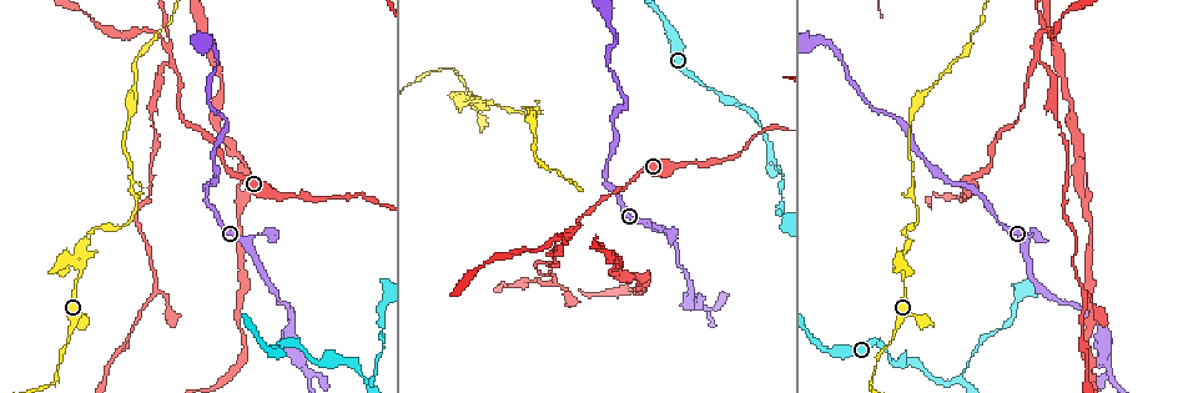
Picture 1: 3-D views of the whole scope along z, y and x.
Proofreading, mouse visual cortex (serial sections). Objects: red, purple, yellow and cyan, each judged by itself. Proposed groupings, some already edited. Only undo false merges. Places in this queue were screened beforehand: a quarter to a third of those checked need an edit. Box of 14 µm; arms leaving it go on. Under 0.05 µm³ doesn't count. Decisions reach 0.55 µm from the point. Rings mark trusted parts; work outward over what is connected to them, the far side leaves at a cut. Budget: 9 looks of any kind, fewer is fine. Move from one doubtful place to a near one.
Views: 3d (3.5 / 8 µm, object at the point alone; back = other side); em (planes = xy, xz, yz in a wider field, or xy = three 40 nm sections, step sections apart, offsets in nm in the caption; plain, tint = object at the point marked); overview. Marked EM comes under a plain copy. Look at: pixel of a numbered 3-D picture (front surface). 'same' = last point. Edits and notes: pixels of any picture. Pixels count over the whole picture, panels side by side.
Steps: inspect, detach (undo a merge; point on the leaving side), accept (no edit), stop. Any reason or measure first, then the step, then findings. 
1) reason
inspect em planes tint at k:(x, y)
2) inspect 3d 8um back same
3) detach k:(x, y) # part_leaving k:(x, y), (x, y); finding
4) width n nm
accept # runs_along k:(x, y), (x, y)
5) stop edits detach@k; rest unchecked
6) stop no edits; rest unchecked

abrupt turn
inspect 3d 3.5um at 1:(960, 377)

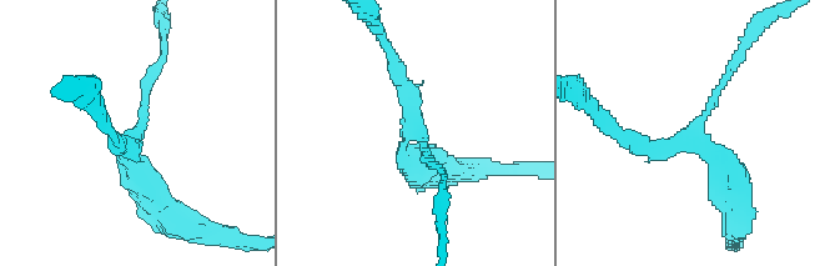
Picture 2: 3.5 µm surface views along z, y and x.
arms 3; arm_widths 100, 200, 300 nm
inspect em xy step 3 tint at 2:(692, 129)

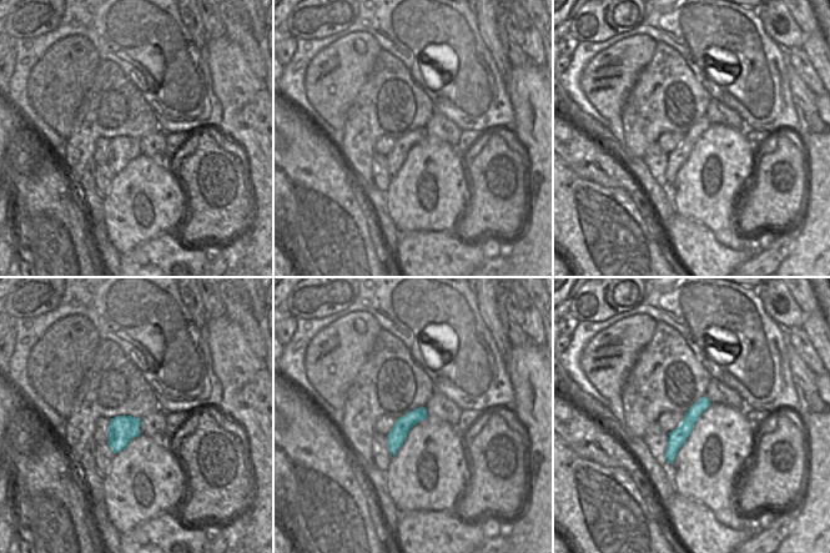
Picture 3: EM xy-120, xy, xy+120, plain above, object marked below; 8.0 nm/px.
accept # runs_along 2:(392, 66), (423, 152), (442, 171); continuous, no second cell

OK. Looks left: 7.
arms part here
inspect 3d 8um at 1:(83, 273)

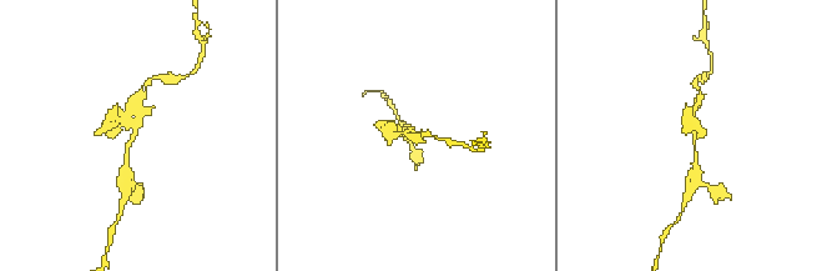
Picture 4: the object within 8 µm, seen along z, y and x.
closer look
inspect 3d 3.5um at 4:(136, 135)

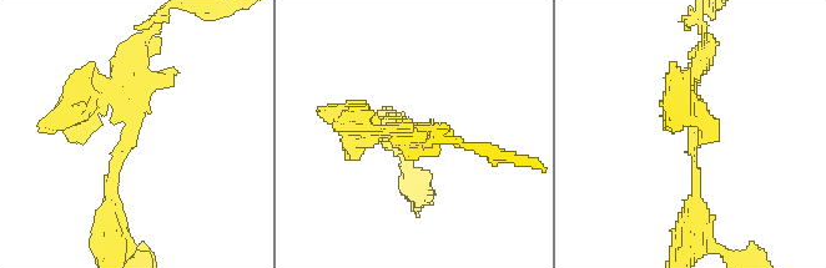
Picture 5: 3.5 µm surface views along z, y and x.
arms 3; arm_widths 150, 150, 200 nm; now the EM
inspect em xy step 5 tint at 5:(691, 128)

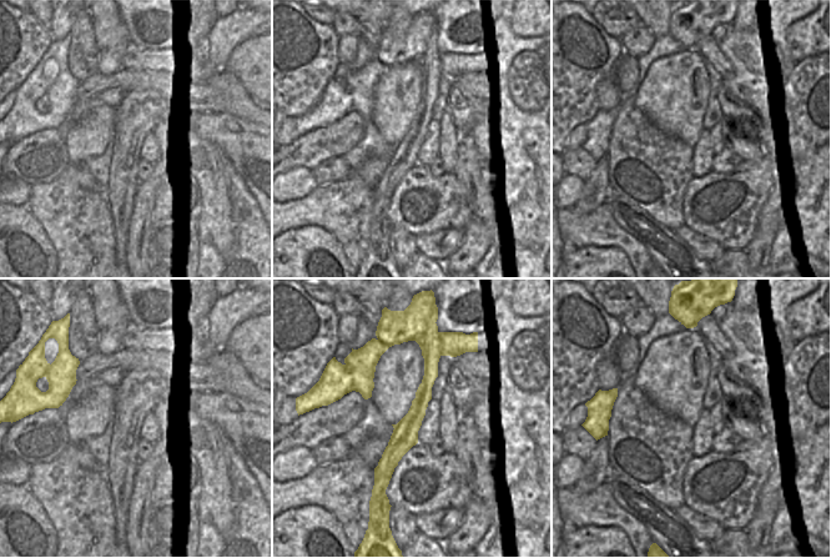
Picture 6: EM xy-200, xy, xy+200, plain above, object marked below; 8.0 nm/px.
width 200 nm
detach 5:(674, 101) # part_leaving 5:(101, 97), (40, 127); two cells meet here

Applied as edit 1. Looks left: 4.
redraw
inspect overview

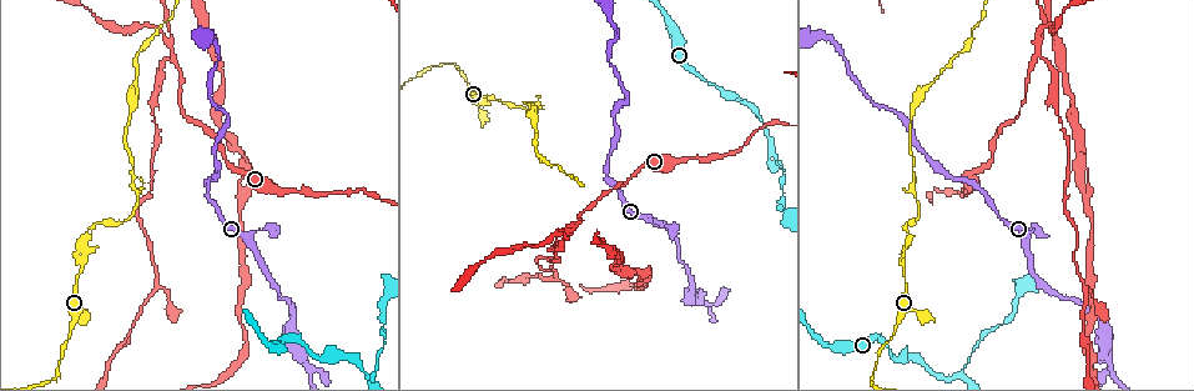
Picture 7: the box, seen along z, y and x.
inspect 3d 3.5um at 7:(912, 172)

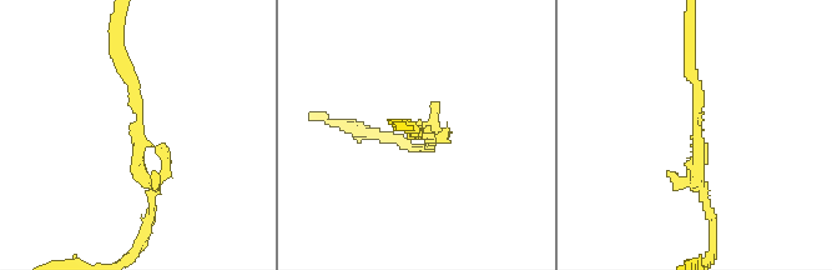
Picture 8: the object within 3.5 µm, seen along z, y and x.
arm_widths 150, 200 nm
inspect em xy step 2 tint at 8:(424, 132)

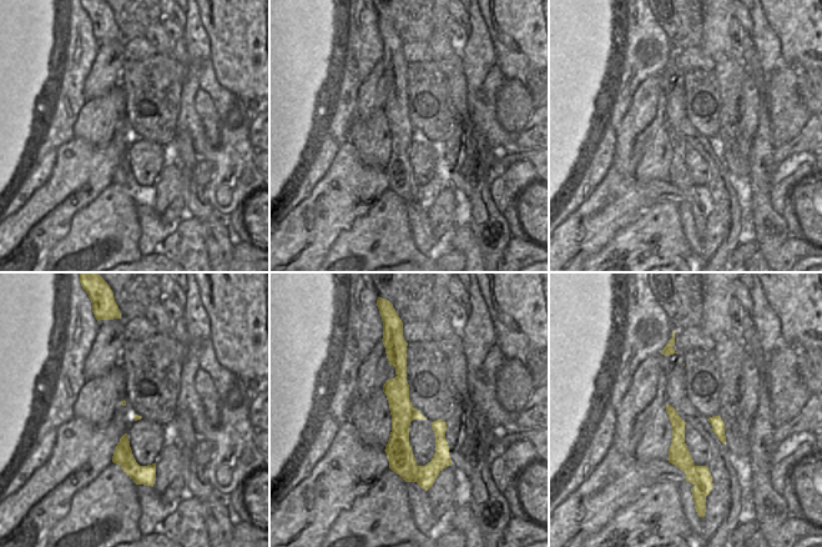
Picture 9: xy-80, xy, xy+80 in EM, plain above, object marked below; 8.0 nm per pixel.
inspect em xy step 1 tint same

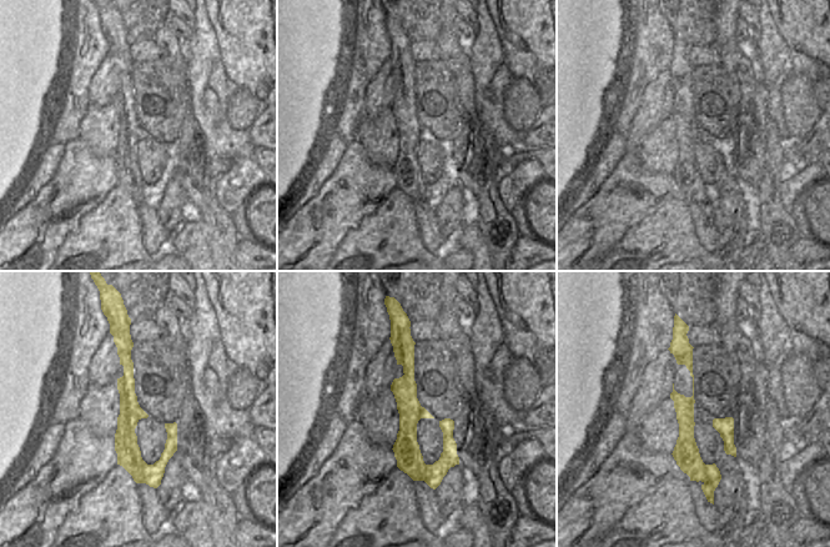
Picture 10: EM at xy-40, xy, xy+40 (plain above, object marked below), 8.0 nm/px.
accept # continuous, no second cell

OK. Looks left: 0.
stop edits detach@5; rest unchecked

